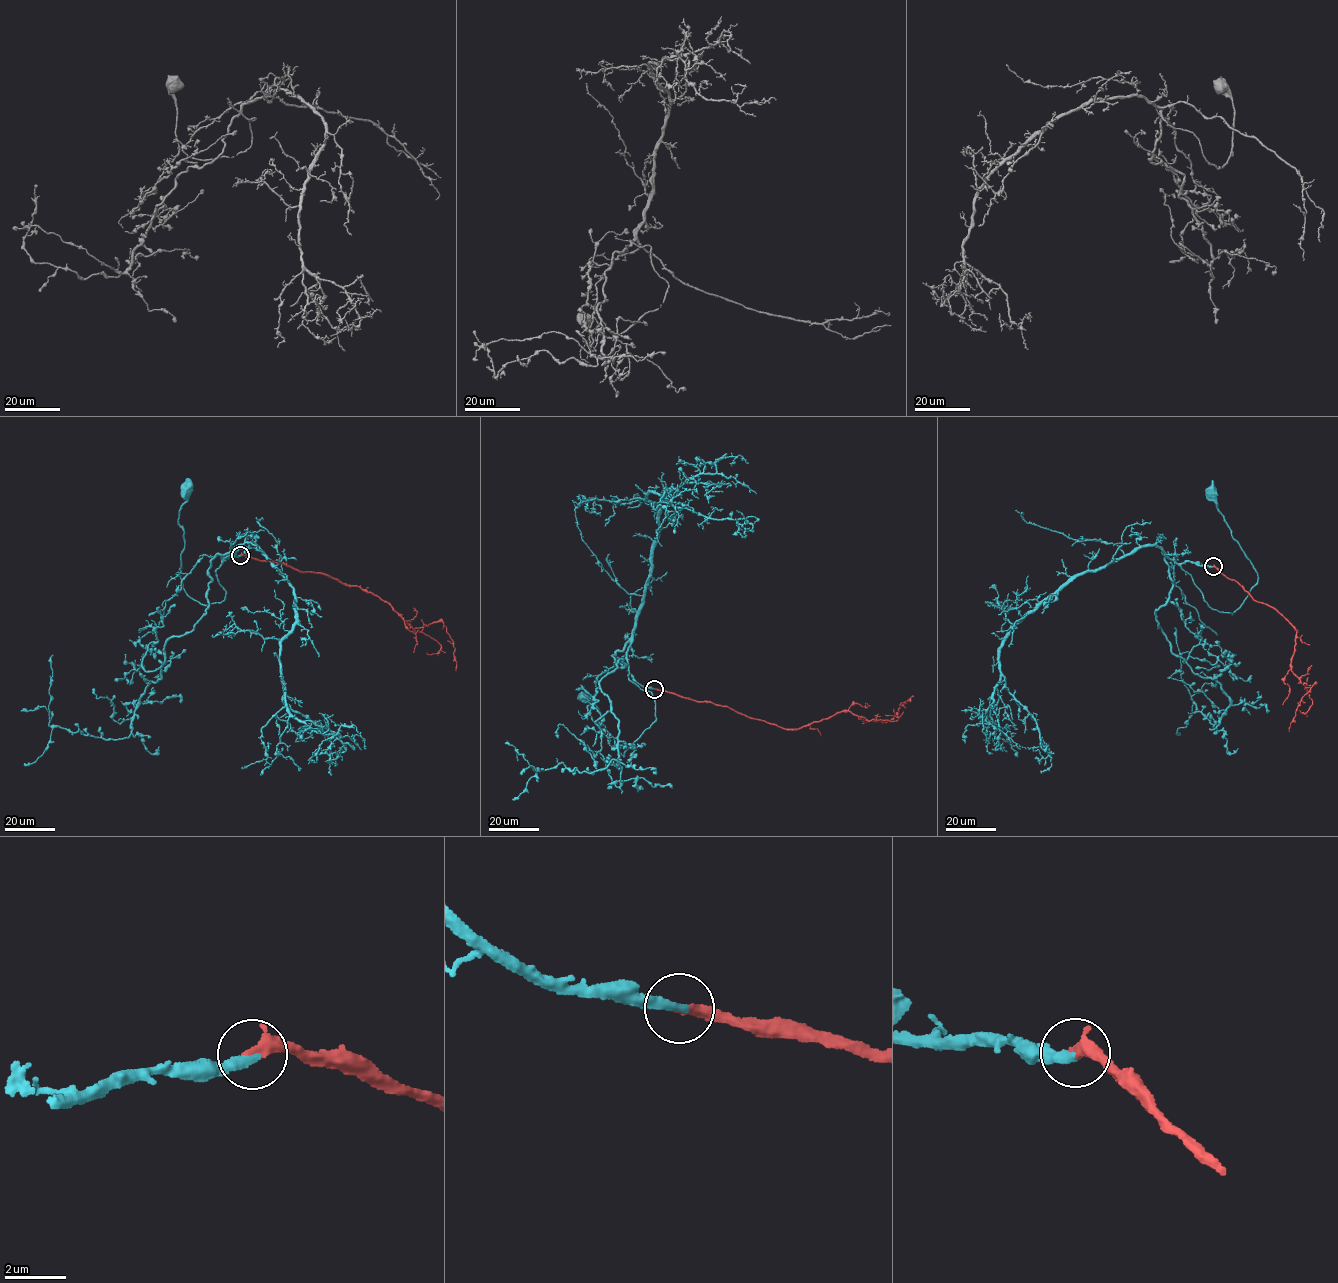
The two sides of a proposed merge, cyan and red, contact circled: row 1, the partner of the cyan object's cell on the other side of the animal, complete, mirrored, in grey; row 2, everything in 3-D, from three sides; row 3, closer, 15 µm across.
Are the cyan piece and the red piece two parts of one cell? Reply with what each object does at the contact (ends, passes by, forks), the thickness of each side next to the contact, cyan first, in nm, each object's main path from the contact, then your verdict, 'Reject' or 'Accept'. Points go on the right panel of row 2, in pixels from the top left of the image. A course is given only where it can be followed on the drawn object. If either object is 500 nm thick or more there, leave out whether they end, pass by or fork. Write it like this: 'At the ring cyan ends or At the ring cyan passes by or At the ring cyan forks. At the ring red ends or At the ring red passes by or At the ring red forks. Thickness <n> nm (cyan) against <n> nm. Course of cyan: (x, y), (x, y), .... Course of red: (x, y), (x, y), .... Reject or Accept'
At the ring cyan ends. At the ring red ends. Thickness 320 nm (cyan) against 360 nm. Course of cyan: (1213, 566), (1187, 561), (1181, 565), (1212, 608), (1232, 614), (1256, 583), (1257, 572), (1232, 537), (1211, 491). Course of red: (1213, 566), (1256, 601), (1280, 612), (1297, 630), (1291, 671), (1304, 684), (1316, 684), (1302, 698), (1289, 731). Accept

